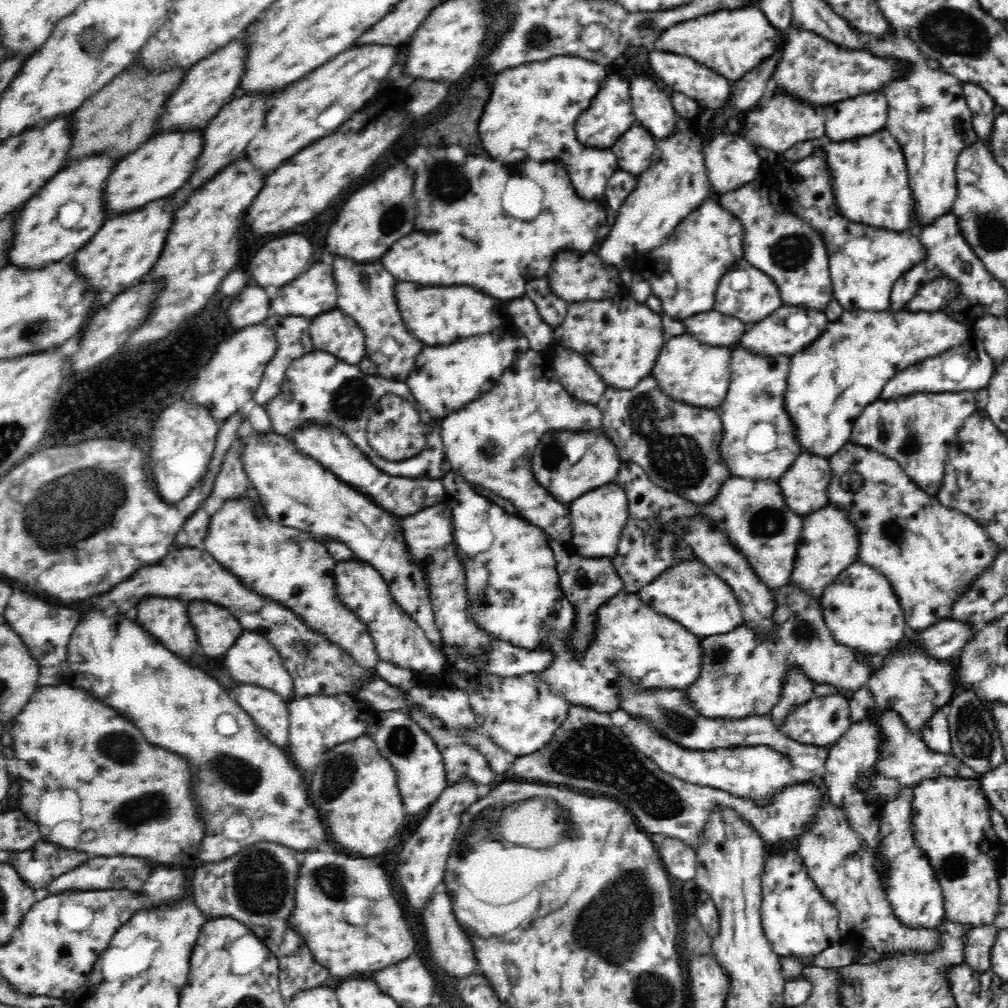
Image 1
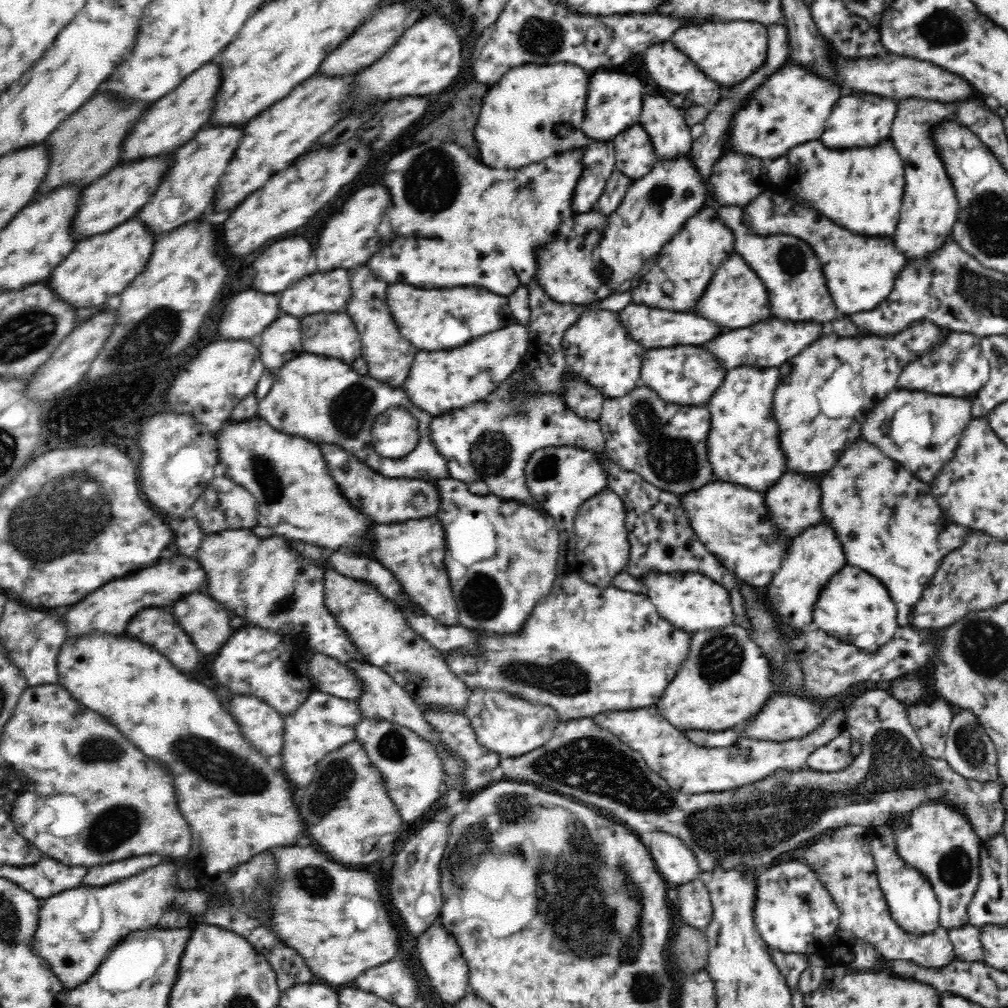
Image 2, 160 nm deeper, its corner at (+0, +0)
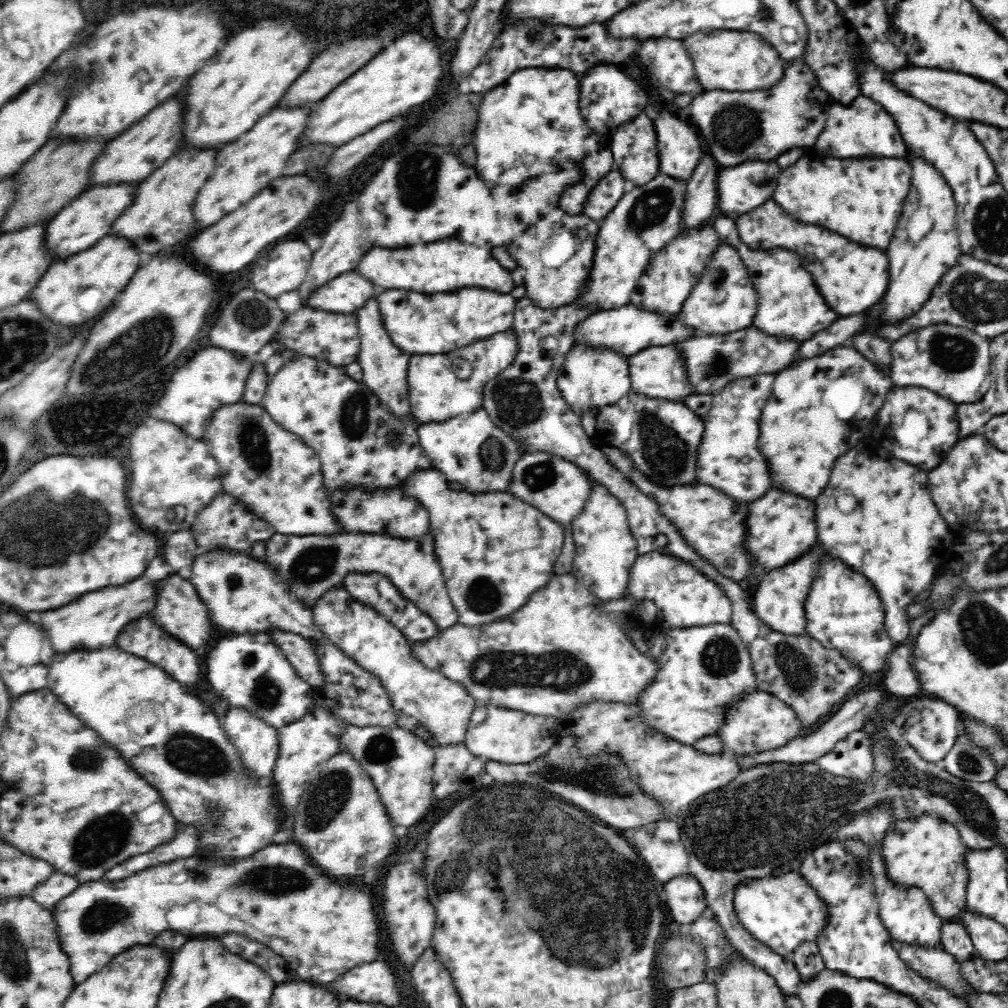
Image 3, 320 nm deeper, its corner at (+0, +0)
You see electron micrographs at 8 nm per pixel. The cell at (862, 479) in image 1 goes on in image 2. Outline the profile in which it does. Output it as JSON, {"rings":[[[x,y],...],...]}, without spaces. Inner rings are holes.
{"rings":[[[863,438],[856,439],[846,450],[844,450],[840,455],[840,458],[837,458],[836,464],[833,464],[827,471],[824,471],[820,479],[823,519],[830,522],[831,526],[835,528],[837,534],[839,534],[840,541],[842,541],[842,544],[844,545],[844,554],[846,554],[847,564],[856,566],[872,575],[876,575],[880,581],[886,584],[886,586],[888,586],[888,592],[892,595],[892,599],[894,599],[894,602],[896,603],[899,626],[901,628],[911,627],[912,612],[914,612],[916,604],[920,602],[924,590],[927,590],[928,586],[930,586],[930,582],[932,582],[934,574],[938,572],[940,566],[943,564],[944,558],[948,557],[948,554],[954,552],[954,550],[962,548],[974,531],[971,528],[961,526],[956,522],[948,521],[943,514],[943,511],[940,509],[939,503],[936,502],[935,496],[932,495],[929,483],[918,480],[898,461],[888,458],[877,446],[874,446]]]}

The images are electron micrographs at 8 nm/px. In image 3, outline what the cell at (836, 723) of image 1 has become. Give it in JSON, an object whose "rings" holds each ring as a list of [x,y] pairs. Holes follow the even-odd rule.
{"rings":[[[754,690],[748,696],[744,696],[738,702],[734,702],[726,710],[726,722],[724,722],[724,726],[720,728],[720,731],[716,732],[716,735],[720,735],[720,738],[722,738],[724,749],[728,749],[732,753],[745,755],[748,754],[748,750],[752,750],[755,753],[756,751],[771,749],[772,747],[784,746],[789,740],[799,737],[802,730],[804,730],[804,723],[798,717],[798,713],[796,713],[794,707],[786,705],[782,699],[773,694]]]}

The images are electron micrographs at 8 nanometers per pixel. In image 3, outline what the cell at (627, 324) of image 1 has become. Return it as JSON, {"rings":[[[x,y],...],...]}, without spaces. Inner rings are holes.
{"rings":[[[582,341],[574,342],[572,348],[565,354],[558,378],[558,387],[578,415],[594,405],[598,408],[611,405],[632,392],[629,358],[630,356],[606,345],[594,347]]]}

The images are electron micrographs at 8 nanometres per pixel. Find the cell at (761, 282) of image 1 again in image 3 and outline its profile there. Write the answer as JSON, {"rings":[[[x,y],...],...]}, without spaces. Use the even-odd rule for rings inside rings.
{"rings":[[[720,244],[704,269],[700,282],[694,286],[690,297],[684,302],[678,318],[710,335],[731,333],[753,325],[758,312],[758,300],[759,292],[756,291],[738,251],[730,245]]]}

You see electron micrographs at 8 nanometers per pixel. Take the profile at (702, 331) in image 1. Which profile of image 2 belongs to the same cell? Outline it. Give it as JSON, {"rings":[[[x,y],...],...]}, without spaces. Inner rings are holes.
{"rings":[[[630,302],[624,310],[620,311],[622,316],[619,321],[622,325],[642,343],[648,346],[648,349],[668,348],[680,345],[701,345],[708,344],[723,336],[729,329],[720,326],[720,323],[712,322],[712,319],[704,318],[704,316],[696,316],[696,313],[679,313],[665,311],[646,306],[646,304],[635,304]]]}

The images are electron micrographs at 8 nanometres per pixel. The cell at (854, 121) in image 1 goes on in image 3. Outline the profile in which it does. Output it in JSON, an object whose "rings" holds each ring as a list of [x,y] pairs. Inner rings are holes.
{"rings":[[[862,94],[849,103],[836,102],[831,106],[824,130],[814,146],[821,154],[826,152],[826,155],[832,154],[836,158],[850,158],[862,154],[874,154],[876,158],[905,158],[907,151],[894,117],[882,103]]]}

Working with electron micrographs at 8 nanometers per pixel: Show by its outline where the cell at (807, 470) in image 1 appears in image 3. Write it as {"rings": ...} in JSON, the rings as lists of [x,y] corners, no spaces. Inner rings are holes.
{"rings":[[[772,487],[767,494],[752,502],[752,512],[747,524],[749,534],[746,547],[755,556],[755,574],[744,582],[747,587],[757,585],[766,573],[786,566],[788,562],[806,554],[819,534],[815,499],[793,494],[780,487]]]}

